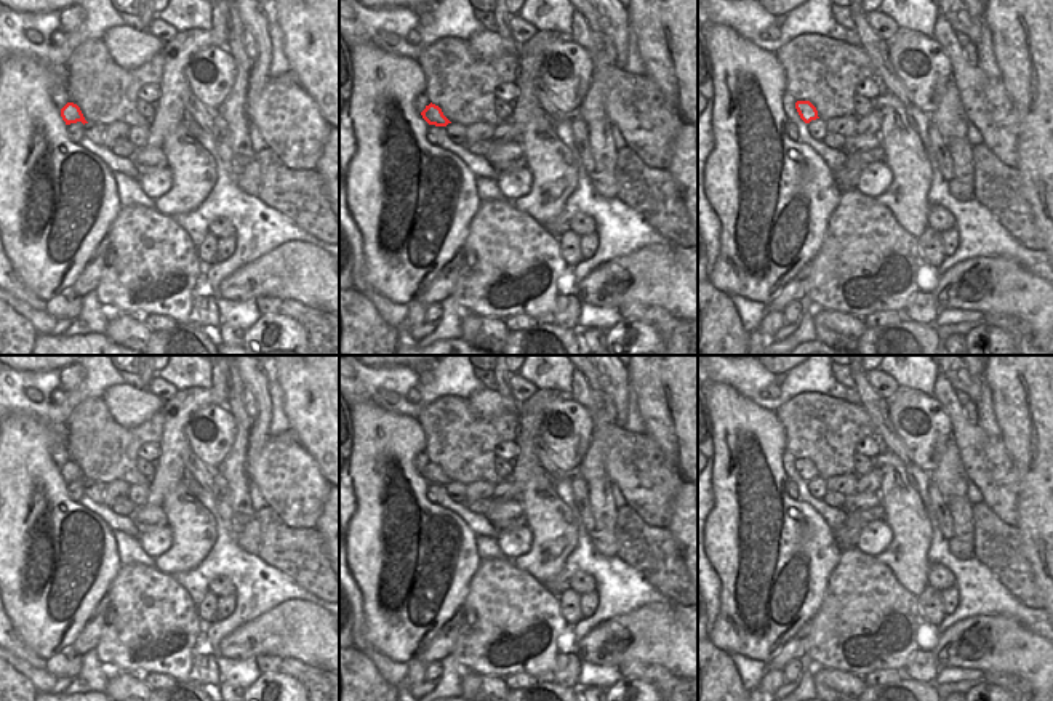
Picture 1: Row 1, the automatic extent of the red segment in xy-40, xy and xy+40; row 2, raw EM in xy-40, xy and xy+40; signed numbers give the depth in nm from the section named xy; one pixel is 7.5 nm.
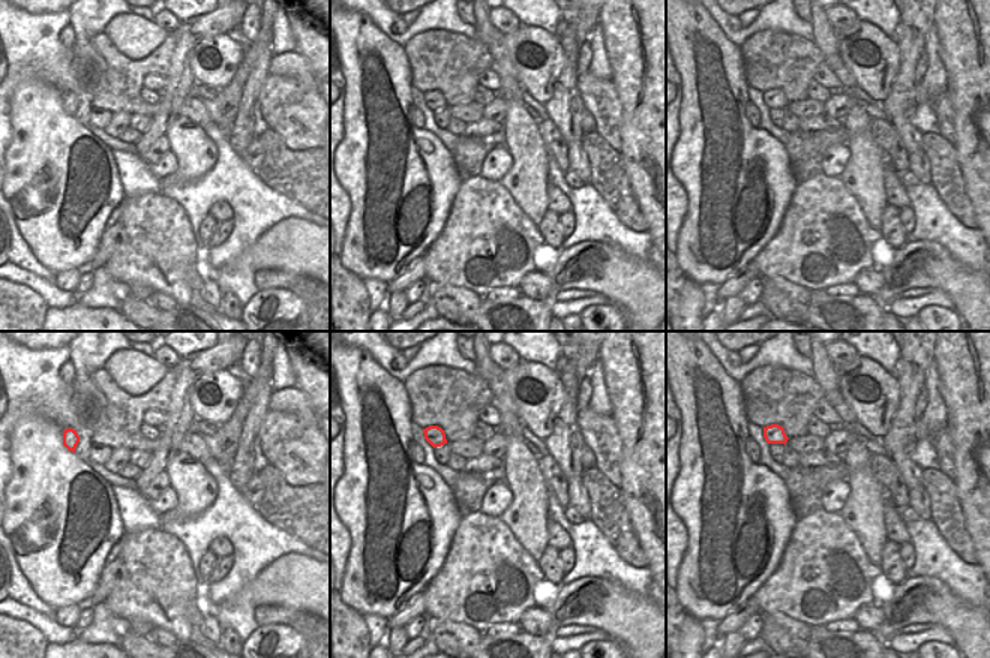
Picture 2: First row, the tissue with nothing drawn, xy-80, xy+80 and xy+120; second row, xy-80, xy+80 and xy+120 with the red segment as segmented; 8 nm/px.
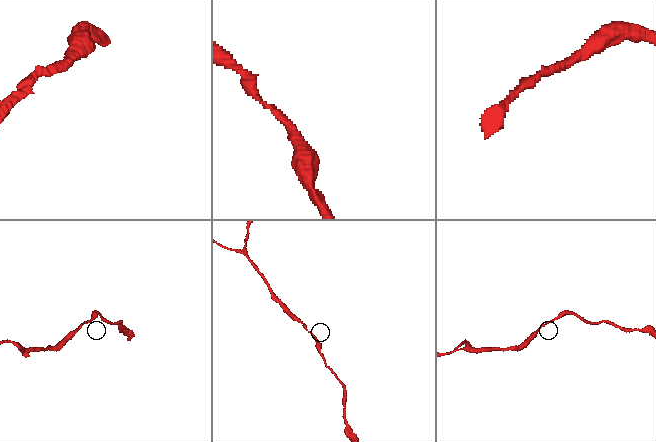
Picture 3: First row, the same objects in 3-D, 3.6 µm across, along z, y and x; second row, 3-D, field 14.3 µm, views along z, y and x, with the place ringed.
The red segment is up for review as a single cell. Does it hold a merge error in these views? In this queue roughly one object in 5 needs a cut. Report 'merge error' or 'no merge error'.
no merge error

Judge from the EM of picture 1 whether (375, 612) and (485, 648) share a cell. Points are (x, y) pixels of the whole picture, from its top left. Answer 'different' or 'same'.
different

